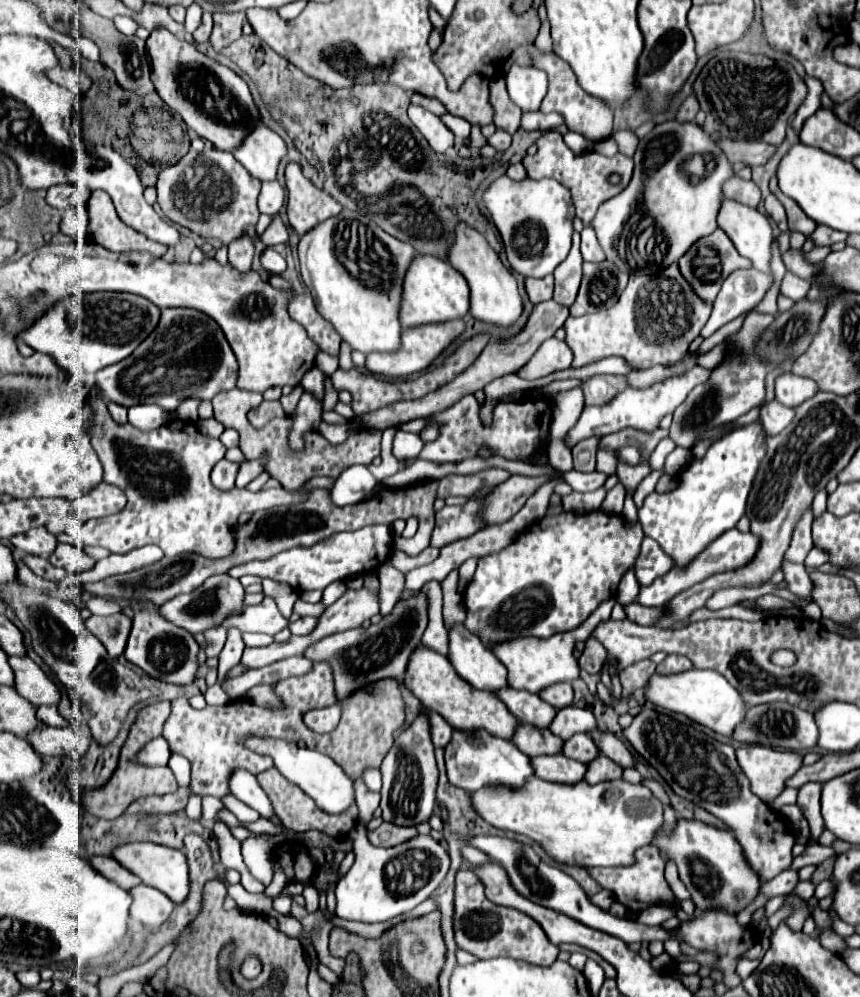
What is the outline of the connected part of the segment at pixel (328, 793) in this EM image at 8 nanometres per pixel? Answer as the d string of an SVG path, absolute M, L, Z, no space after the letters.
M245 737L243 745L257 755L271 757L275 769L287 781L301 787L317 803L317 807L323 809L325 813L341 813L355 801L353 781L349 777L345 777L345 773L339 769L339 765L335 761L331 761L327 755L311 751L307 747L297 747L297 743L293 743L293 741L271 739L271 737Z

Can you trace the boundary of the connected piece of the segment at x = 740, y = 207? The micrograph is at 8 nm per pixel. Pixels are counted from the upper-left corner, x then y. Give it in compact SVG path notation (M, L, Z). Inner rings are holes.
M723 197L717 215L717 225L729 235L735 249L743 257L753 261L755 269L771 273L769 257L771 257L773 229L765 215L761 215L755 207Z

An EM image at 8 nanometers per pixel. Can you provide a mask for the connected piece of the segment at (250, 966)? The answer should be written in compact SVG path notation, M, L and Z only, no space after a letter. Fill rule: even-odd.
M247 957L241 965L241 973L247 977L247 979L255 979L259 973L261 973L261 963L255 959L255 957Z

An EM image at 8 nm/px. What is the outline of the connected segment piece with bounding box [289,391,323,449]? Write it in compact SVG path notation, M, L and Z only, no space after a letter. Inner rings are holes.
M305 391L299 405L297 405L295 417L293 417L293 433L289 435L289 441L291 441L293 449L301 449L303 433L319 427L321 413L323 413L323 401L313 397L309 391Z

